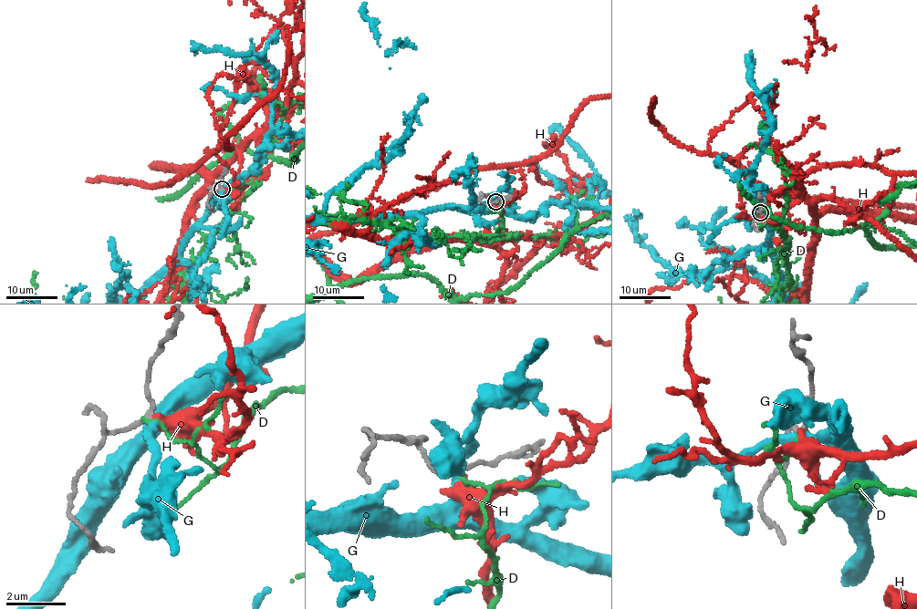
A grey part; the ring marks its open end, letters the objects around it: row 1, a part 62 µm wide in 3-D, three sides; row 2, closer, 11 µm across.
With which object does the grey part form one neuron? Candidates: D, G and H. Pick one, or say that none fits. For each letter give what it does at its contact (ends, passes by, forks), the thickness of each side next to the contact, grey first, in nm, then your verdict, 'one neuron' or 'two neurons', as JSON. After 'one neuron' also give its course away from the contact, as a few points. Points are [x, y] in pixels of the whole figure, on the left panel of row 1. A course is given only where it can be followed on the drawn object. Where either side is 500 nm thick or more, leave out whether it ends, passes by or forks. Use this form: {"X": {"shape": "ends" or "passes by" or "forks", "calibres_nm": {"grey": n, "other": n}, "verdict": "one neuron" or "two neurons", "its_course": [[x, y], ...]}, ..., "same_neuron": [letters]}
{"D": {"shape": "ends", "calibres_nm": {"grey": 140, "other": 120}, "verdict": "two neurons"}, "G": {"shape": "passes by", "calibres_nm": {"grey": 140, "other": 280}, "verdict": "two neurons"}, "H": {"shape": "ends", "calibres_nm": {"grey": 140, "other": 400}, "verdict": "one neuron"}, "same_neuron": ["H"]}

